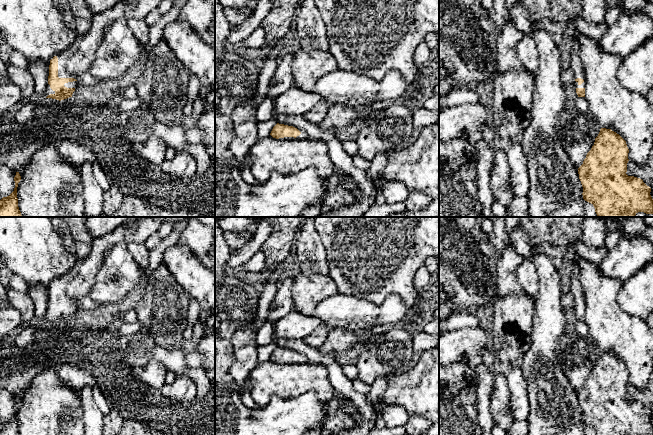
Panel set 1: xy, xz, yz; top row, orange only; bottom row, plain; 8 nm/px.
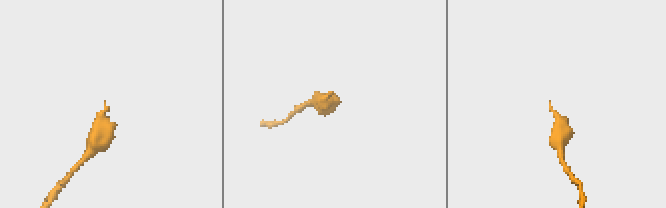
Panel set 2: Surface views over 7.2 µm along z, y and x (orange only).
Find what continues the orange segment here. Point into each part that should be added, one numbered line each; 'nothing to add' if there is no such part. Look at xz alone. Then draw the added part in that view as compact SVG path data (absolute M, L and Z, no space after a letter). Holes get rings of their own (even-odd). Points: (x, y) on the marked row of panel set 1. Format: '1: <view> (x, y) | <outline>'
1: xz (303, 135) | M297 128L301 134L299 136L297 136L296 138L294 137L284 137L284 138L279 138L280 140L297 140L297 139L308 139L308 134L307 132L305 132L304 130L301 130L299 128Z

